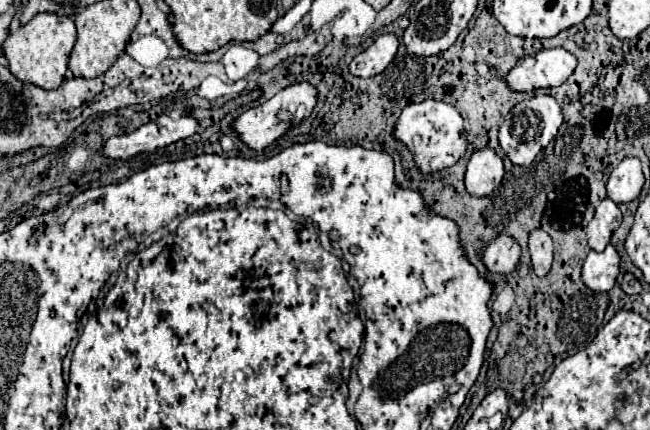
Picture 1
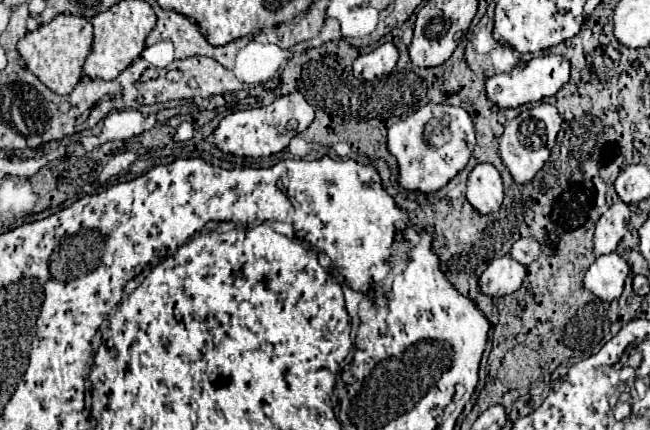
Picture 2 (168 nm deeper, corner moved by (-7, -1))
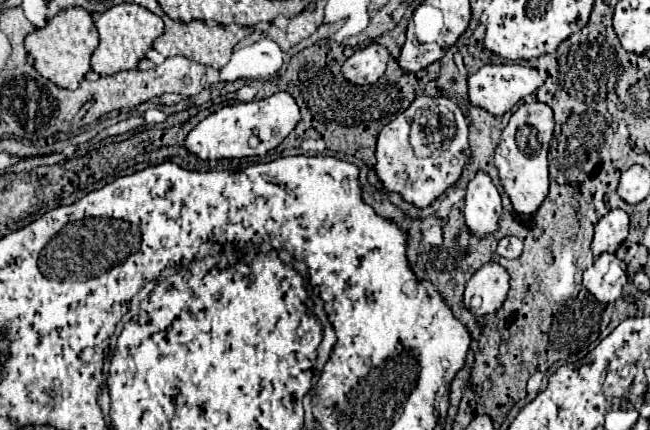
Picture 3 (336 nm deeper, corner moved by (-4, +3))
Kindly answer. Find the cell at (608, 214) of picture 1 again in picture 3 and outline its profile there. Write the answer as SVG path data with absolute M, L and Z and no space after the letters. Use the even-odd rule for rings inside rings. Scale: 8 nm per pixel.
M611 210L595 226L595 238L591 244L593 256L603 252L615 252L629 234L629 216L625 210Z

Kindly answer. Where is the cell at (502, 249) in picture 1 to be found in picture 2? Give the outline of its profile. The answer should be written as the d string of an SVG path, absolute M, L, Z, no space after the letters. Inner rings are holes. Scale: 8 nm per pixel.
M506 254L502 258L494 258L488 264L484 274L480 276L480 288L482 288L482 292L486 292L494 298L512 294L520 288L524 276L526 276L524 266L520 262L516 262L510 254Z

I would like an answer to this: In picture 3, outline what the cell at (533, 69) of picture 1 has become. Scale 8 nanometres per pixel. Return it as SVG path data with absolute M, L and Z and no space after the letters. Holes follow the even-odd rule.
M487 64L467 78L469 102L473 106L487 110L493 116L503 116L505 112L513 110L515 104L531 96L543 84L543 80L545 80L545 72L521 66L521 64Z

